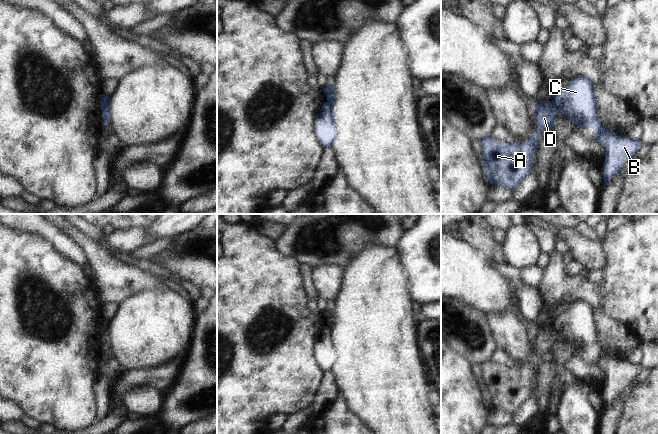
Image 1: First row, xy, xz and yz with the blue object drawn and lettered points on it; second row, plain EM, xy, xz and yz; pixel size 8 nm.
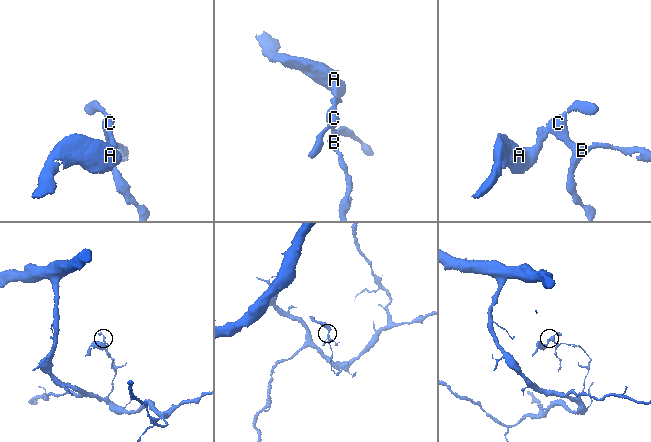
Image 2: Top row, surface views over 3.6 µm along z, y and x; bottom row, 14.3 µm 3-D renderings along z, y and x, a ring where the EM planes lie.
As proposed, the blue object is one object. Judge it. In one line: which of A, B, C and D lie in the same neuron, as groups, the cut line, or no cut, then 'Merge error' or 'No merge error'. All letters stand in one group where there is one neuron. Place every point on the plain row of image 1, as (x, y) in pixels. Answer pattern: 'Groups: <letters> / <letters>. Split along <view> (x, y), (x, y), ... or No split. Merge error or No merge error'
Groups: A D / B C. Split along yz (551, 325), (557, 336). Merge error

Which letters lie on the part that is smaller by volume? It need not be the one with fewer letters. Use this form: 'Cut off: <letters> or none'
Cut off: A, D

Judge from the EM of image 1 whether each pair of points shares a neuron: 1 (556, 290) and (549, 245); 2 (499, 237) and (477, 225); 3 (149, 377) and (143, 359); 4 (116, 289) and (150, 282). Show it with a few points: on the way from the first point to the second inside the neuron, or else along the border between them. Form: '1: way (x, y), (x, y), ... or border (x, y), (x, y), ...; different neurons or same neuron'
1: border (554, 248), (550, 254); different neurons
2: border (492, 229), (492, 237), (501, 244); different neurons
3: border (169, 362), (153, 368), (123, 371); different neurons
4: way (124, 287), (129, 287), (134, 282), (142, 282); same neuron

